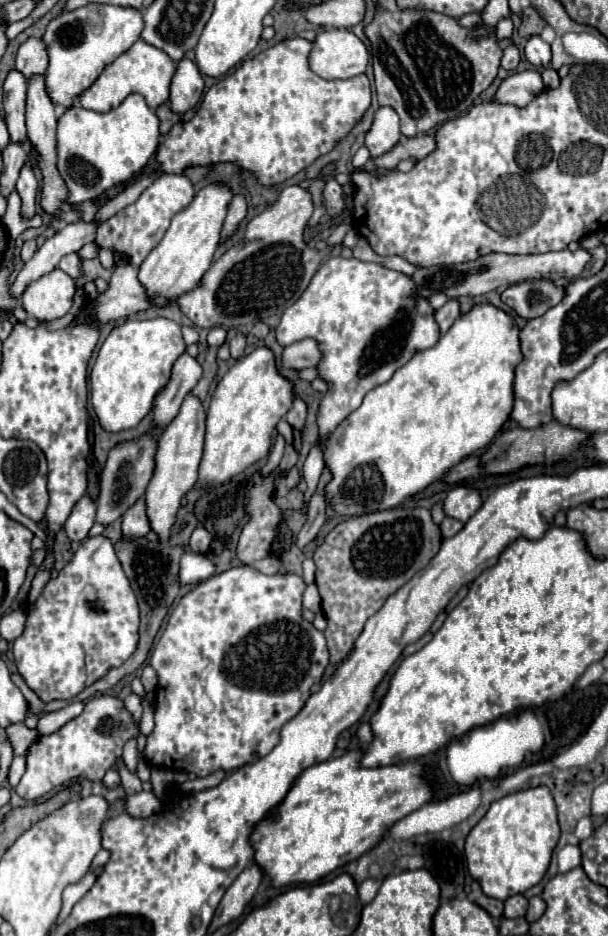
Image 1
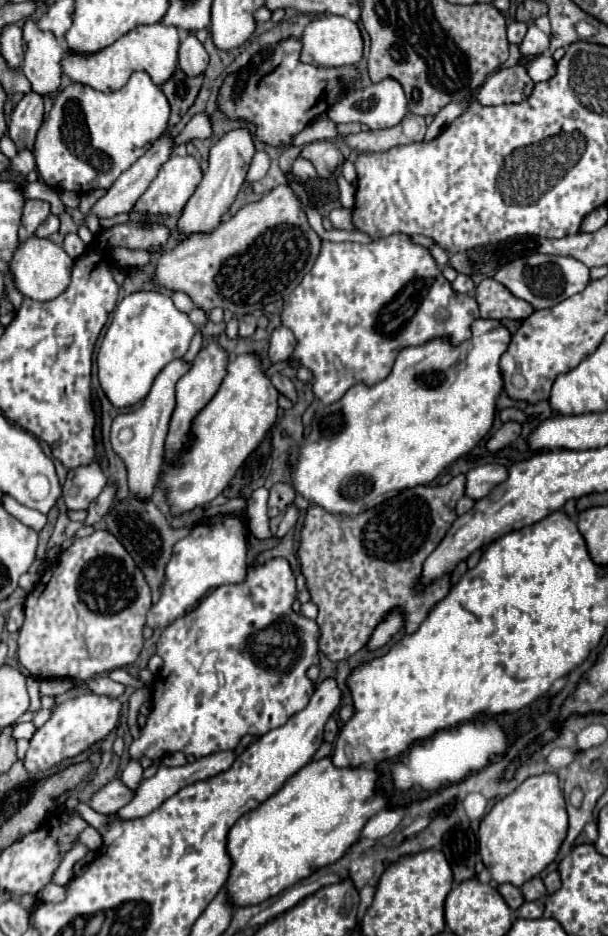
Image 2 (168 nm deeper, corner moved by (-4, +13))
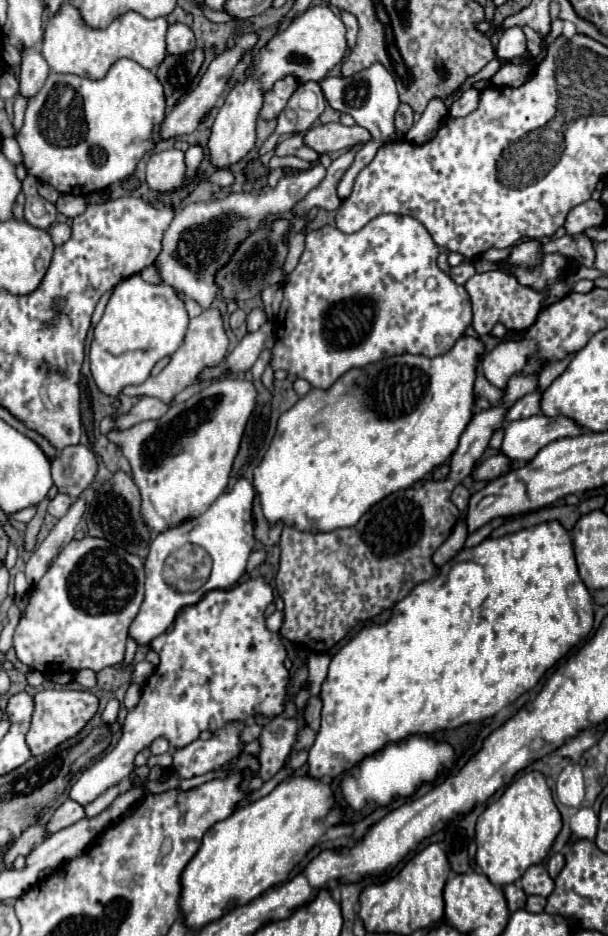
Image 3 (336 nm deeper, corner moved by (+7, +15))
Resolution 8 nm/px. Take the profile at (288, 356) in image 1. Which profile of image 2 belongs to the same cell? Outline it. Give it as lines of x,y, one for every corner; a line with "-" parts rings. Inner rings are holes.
279,327
271,333
271,347
269,347
269,357
273,363
287,361
293,355
295,349
295,339
293,333
287,327

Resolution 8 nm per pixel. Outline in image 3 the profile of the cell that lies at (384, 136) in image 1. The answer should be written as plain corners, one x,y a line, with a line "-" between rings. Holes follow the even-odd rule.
374,63
372,67
360,71
360,73
352,75
352,77
328,77
328,79
320,81
320,85
322,85
322,91
324,91
326,99
328,99
328,103
334,109
338,109
340,113
350,113
356,119
358,125
362,125
362,127
366,127
370,131
372,137
370,142
356,153
356,161
352,163
352,167
346,171
344,177
340,180
338,197
344,201
352,193
353,184
360,169
364,169
374,159
382,145
394,143
398,139
396,137
396,129
394,129
394,115
396,115
396,109
400,105
400,99
398,99
394,77
380,63

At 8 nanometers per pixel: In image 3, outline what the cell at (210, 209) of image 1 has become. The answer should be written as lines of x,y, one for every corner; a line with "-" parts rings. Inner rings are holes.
326,5
308,7
304,13
296,15
292,23
276,33
262,49
252,57
252,65
246,69
246,79
232,85
232,89
224,97
224,105
220,107
216,121
212,125
212,135
208,141
208,149
212,155
212,163
220,169
230,167
240,161
256,143
256,121
262,109
262,97
272,85
288,75
296,77
296,81
322,81
326,73
344,59
346,55
346,27
342,19

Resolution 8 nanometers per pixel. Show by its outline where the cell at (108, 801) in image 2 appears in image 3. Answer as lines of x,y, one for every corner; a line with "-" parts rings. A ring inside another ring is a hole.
64,801
52,815
52,819
46,823
46,837
54,835
56,831
74,825
76,821
80,821
84,817
84,807
74,803
74,801

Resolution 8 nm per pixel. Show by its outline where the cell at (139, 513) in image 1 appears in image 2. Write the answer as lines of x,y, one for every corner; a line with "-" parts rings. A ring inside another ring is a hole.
183,357
173,359
153,381
153,387
149,395
145,397
143,405
131,413
117,415
111,427
111,445
115,453
125,461
127,473
129,473
129,491
131,495
139,495
139,499
151,499
155,485
159,483
159,475
165,463
165,437
171,413
175,409
175,383
187,373
187,367
191,367
191,361
185,361
-
129,429
133,435
127,441
119,439
119,431

